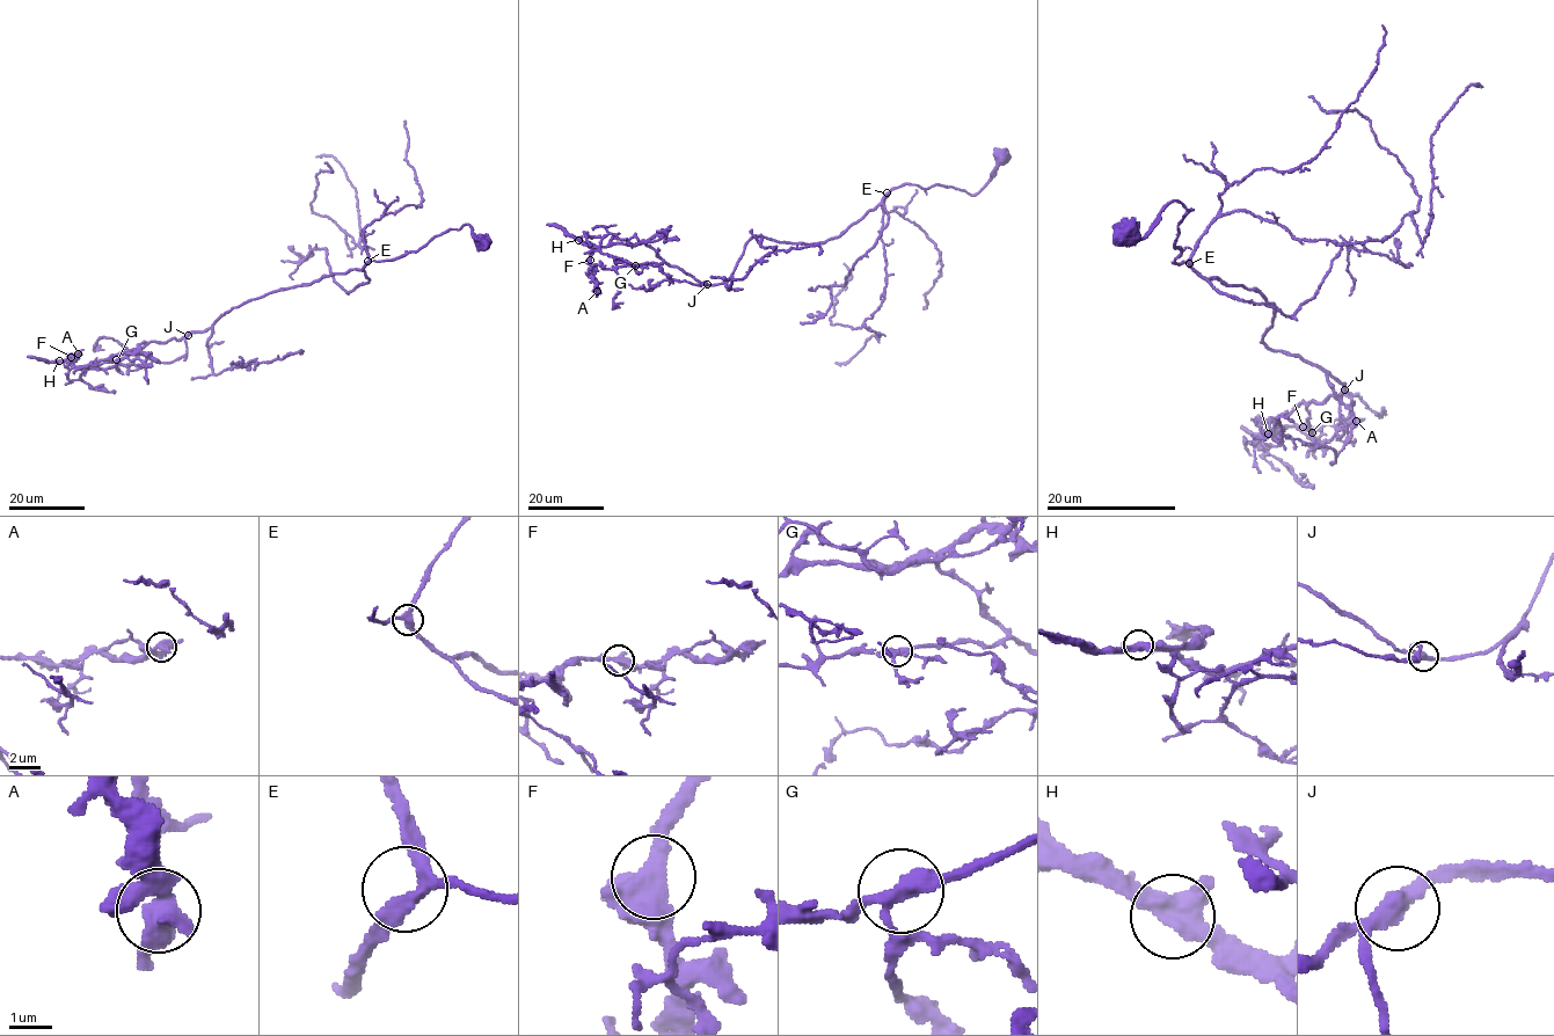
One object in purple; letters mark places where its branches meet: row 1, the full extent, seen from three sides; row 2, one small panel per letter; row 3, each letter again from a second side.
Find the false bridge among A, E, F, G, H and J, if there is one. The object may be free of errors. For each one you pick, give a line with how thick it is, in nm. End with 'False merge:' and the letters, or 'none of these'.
A: 440 nm
False merge: A

